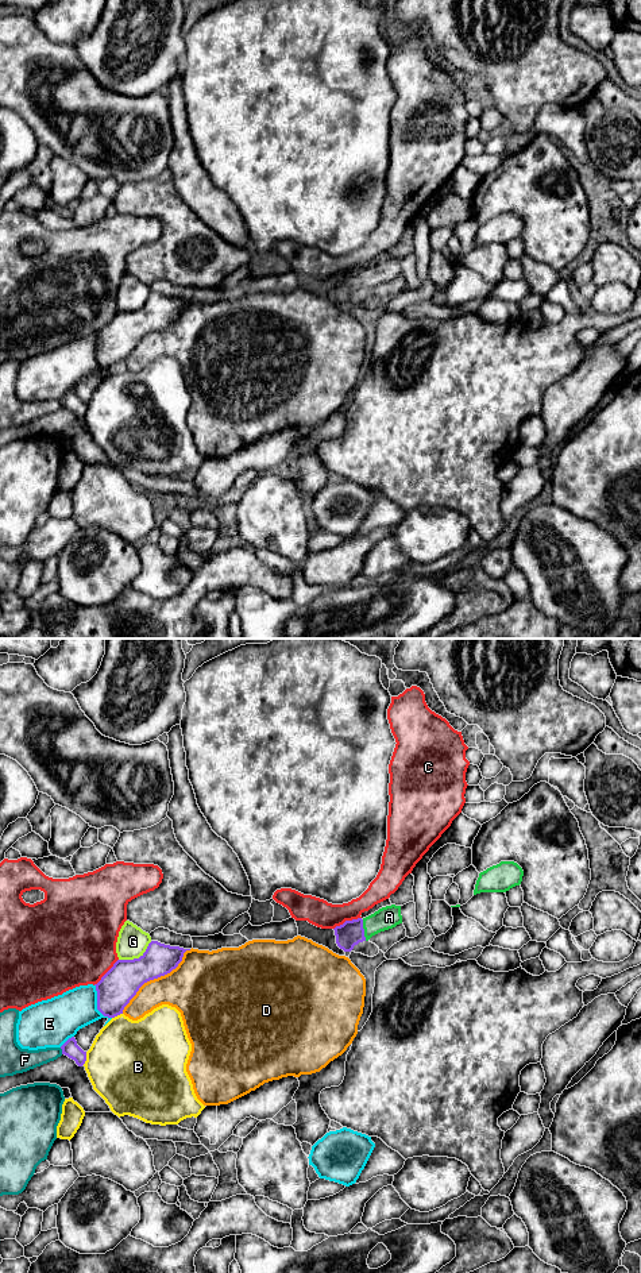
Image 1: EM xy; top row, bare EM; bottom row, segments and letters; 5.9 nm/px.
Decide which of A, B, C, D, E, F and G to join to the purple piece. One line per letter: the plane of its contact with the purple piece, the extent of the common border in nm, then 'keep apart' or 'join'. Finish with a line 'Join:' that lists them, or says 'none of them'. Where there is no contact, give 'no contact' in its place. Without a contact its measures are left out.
A: xy | 130 nm | join
B: xy | 80 nm | keep apart
C: xy | 180 nm | keep apart
D: xy | 550 nm | keep apart
E: xy | 220 nm | keep apart
F: xy | 40 nm | keep apart
G: xy | 240 nm | keep apart
Join: A

